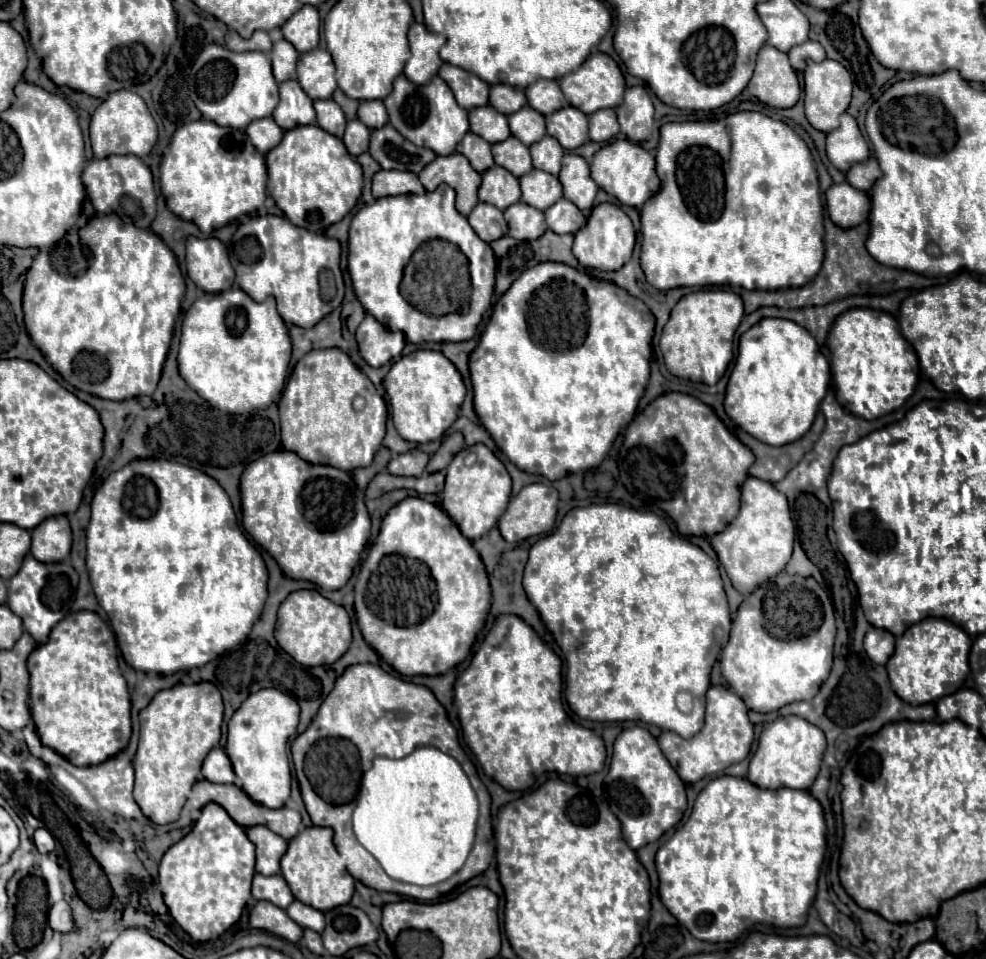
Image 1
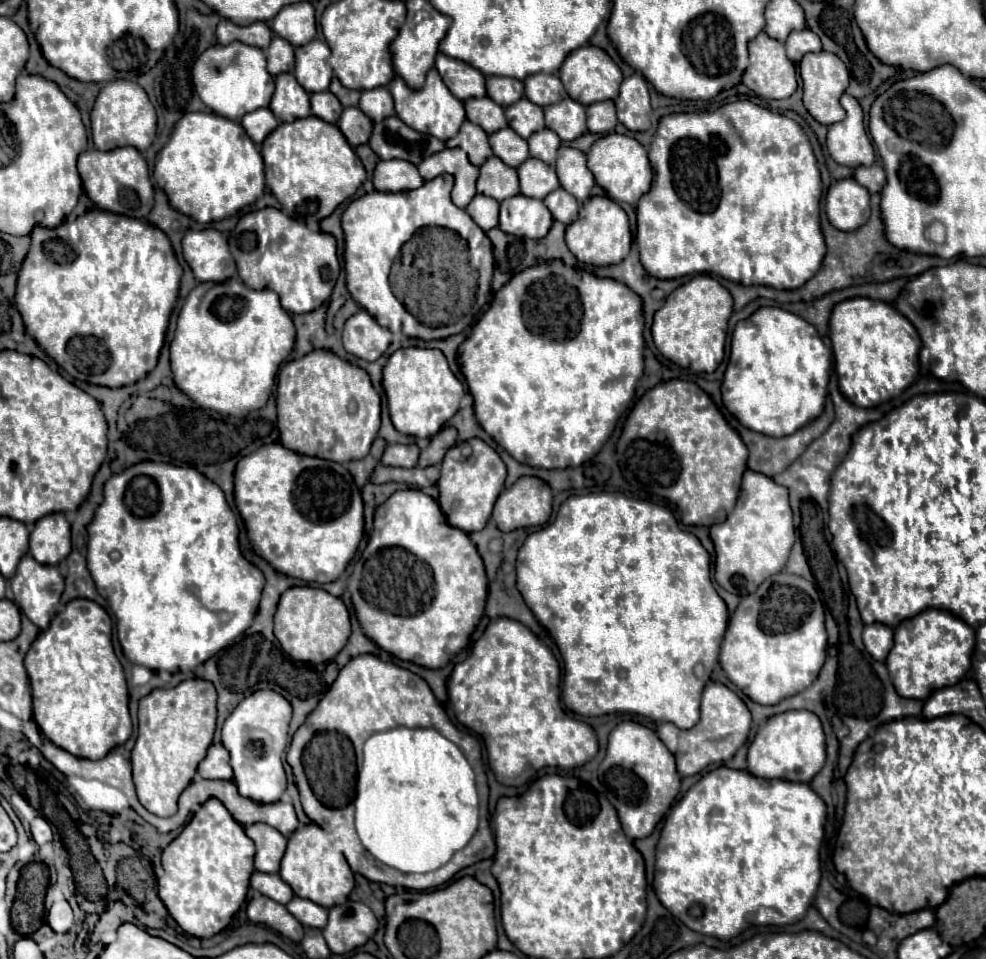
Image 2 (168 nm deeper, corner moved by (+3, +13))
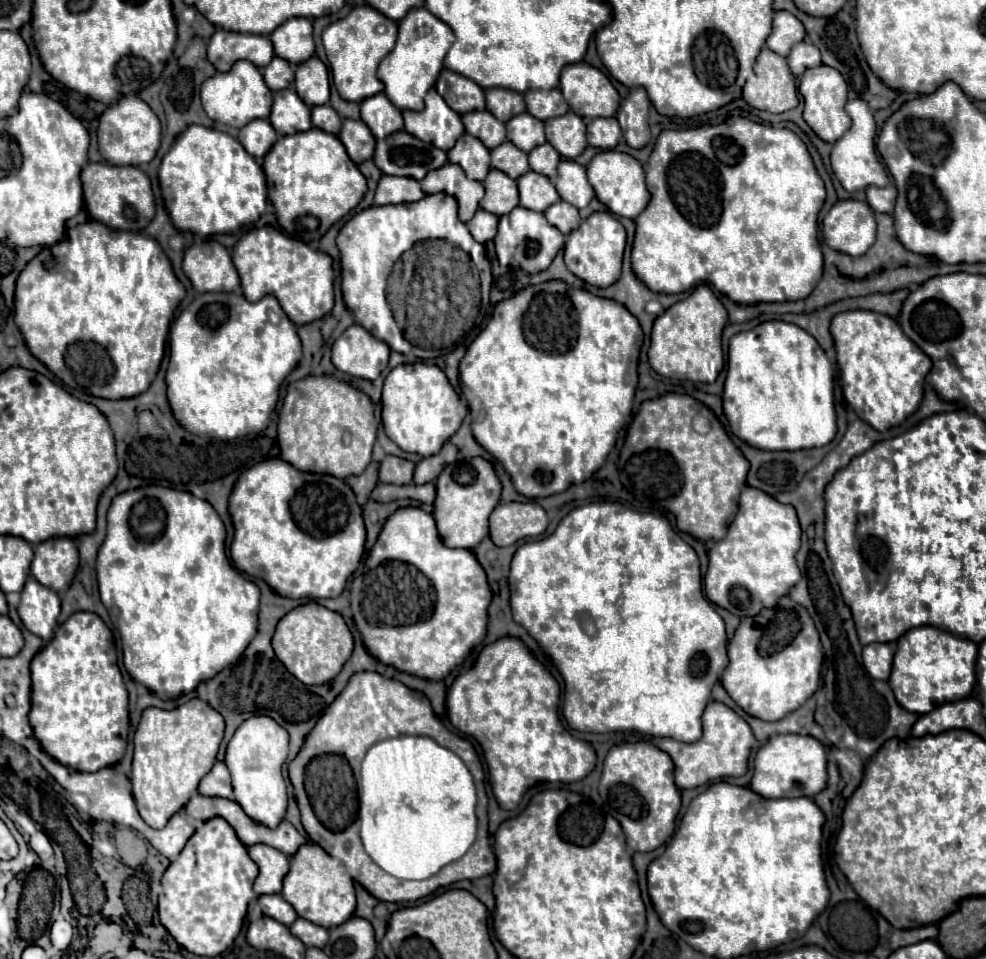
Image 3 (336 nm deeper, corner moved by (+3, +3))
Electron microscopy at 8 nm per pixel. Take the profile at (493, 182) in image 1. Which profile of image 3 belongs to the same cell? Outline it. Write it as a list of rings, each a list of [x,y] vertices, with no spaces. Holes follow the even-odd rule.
[[[492,168],[488,178],[482,182],[486,188],[486,194],[482,198],[482,208],[496,214],[496,216],[504,216],[506,212],[510,212],[512,208],[518,206],[518,188],[516,182],[506,176],[504,172]]]

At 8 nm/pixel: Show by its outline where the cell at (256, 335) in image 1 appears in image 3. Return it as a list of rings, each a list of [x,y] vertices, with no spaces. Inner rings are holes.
[[[206,292],[176,318],[170,330],[170,362],[166,372],[168,402],[174,418],[190,432],[218,440],[234,440],[258,435],[268,426],[278,400],[278,390],[288,372],[302,358],[296,326],[282,312],[274,296],[264,296],[258,302],[248,302],[234,292]]]

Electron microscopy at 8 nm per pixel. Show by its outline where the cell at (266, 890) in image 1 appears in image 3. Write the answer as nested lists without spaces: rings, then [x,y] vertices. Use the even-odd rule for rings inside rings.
[[[262,894],[258,896],[258,904],[266,916],[274,916],[274,920],[282,920],[282,924],[286,926],[290,926],[298,918],[296,910],[280,894]]]

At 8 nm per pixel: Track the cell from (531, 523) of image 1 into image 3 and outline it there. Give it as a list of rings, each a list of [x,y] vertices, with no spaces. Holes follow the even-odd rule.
[[[536,502],[498,504],[490,516],[490,538],[496,546],[510,546],[520,538],[540,536],[546,528],[546,510]]]

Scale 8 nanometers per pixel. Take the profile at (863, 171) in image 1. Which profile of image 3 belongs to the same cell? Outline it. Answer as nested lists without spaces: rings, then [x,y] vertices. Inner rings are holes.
[[[892,184],[878,188],[870,186],[866,188],[866,200],[874,212],[886,212],[890,214],[894,210],[894,200],[896,200],[896,188]]]

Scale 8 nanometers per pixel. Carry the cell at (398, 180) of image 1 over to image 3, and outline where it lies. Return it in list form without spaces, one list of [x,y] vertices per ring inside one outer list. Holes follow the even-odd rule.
[[[382,176],[376,188],[374,202],[376,204],[400,204],[400,202],[416,202],[424,196],[420,182],[406,176]]]

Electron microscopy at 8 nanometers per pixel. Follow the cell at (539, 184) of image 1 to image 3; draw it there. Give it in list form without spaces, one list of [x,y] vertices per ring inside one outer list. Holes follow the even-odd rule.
[[[528,170],[524,176],[518,178],[518,190],[520,206],[536,212],[544,212],[550,204],[560,200],[554,184],[534,170]]]

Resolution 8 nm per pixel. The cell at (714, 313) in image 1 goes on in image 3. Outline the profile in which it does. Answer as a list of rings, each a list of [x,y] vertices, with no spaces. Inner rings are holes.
[[[706,284],[696,286],[688,298],[676,302],[654,320],[652,342],[648,348],[650,366],[666,378],[714,382],[724,366],[722,330],[726,322],[728,312],[722,306],[722,302],[714,296],[714,292]]]

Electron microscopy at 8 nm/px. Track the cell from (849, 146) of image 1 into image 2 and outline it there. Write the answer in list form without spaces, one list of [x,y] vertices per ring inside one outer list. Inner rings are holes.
[[[844,94],[840,98],[840,104],[846,110],[846,118],[828,128],[826,146],[830,156],[848,168],[874,164],[876,156],[864,128],[864,112],[858,100],[850,94]]]

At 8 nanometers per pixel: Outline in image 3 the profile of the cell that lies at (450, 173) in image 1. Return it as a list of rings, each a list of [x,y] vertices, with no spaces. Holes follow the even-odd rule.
[[[450,162],[444,164],[442,168],[436,168],[434,172],[428,172],[420,184],[426,194],[434,192],[452,194],[458,200],[458,218],[462,222],[468,222],[474,216],[474,212],[478,210],[478,202],[484,196],[482,182],[470,180],[458,164]]]

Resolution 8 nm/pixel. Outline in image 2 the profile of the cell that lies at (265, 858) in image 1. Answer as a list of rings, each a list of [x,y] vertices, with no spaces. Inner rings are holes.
[[[252,824],[244,828],[246,836],[256,844],[254,868],[264,874],[276,874],[280,870],[280,860],[286,850],[286,836],[268,824]]]

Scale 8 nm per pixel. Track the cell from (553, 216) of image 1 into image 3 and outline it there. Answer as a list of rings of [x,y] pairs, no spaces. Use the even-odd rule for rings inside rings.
[[[560,200],[560,202],[552,204],[550,208],[546,208],[544,216],[546,216],[546,220],[548,220],[552,226],[556,226],[564,236],[568,236],[568,234],[570,234],[574,228],[578,228],[580,222],[582,222],[578,210],[576,210],[572,204],[566,204],[564,200]]]

